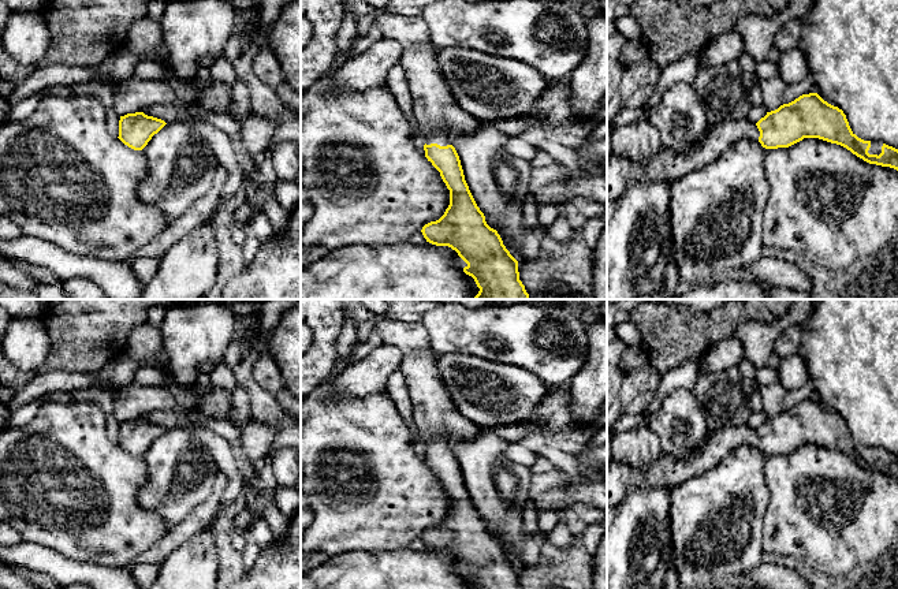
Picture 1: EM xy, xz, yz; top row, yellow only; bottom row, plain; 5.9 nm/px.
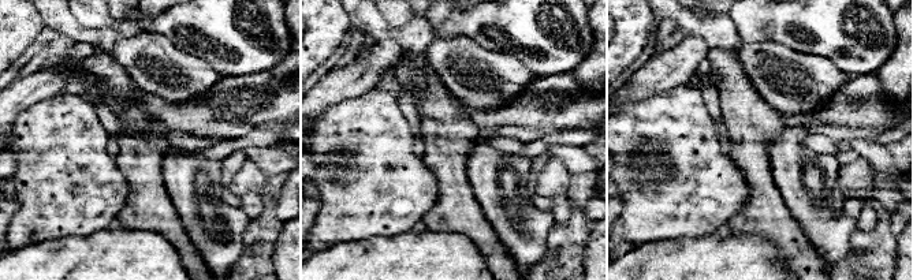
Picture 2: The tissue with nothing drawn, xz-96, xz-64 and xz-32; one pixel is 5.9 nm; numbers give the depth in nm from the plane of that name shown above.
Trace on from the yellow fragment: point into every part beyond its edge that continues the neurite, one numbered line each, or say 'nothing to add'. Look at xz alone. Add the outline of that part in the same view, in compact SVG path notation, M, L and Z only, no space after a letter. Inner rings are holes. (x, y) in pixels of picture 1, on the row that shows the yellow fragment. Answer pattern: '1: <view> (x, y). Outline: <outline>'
1: xz (438, 115). Outline: M432 42L411 46L403 51L399 64L405 71L413 100L414 124L418 133L425 135L425 143L440 146L451 145L457 137L470 135L481 124L478 119L467 113L455 100L450 86L440 72L437 64L437 51Z

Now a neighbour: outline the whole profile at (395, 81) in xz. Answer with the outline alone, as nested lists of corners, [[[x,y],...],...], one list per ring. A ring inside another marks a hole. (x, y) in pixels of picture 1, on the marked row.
[[[400,64],[394,66],[385,79],[385,86],[392,92],[396,98],[396,102],[405,116],[410,120],[414,119],[413,116],[413,100],[410,94],[410,87],[407,85],[405,71]]]

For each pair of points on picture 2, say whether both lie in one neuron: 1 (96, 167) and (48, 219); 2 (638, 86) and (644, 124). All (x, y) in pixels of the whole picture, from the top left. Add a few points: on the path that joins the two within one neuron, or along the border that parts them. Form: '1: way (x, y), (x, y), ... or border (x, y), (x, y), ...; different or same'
1: way (82, 180), (78, 194), (62, 205); same
2: border (671, 90), (626, 101), (621, 107); different

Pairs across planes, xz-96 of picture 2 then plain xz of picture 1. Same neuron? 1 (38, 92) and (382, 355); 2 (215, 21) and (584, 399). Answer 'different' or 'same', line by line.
1: same
2: different

